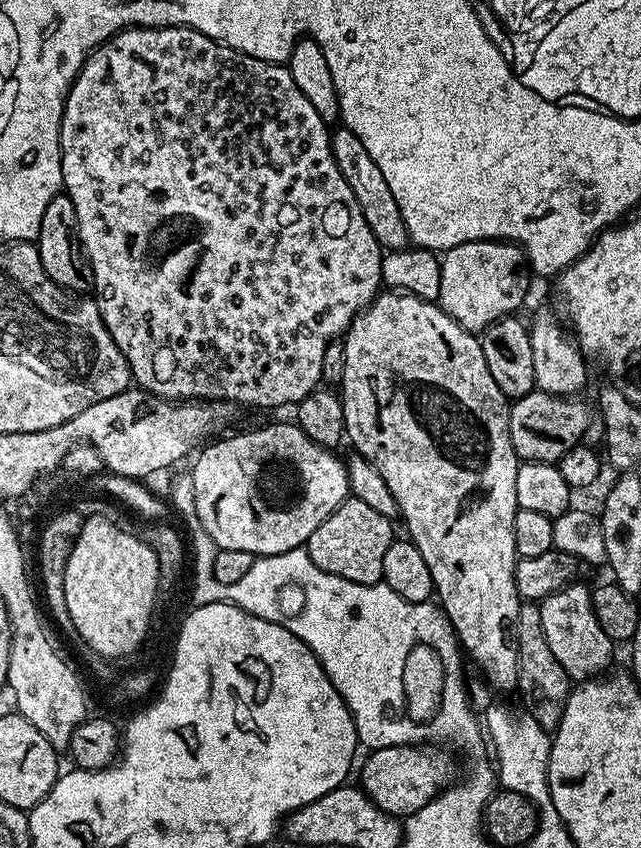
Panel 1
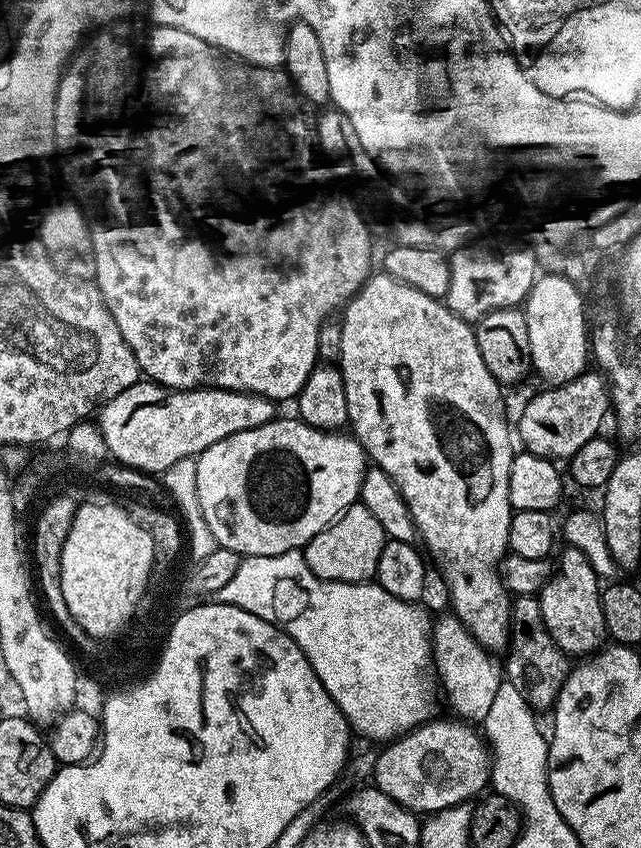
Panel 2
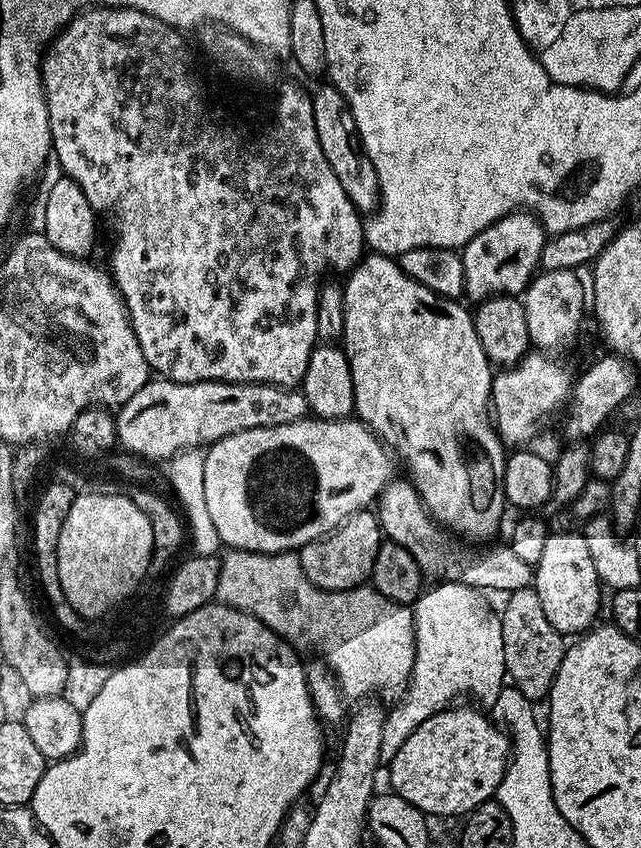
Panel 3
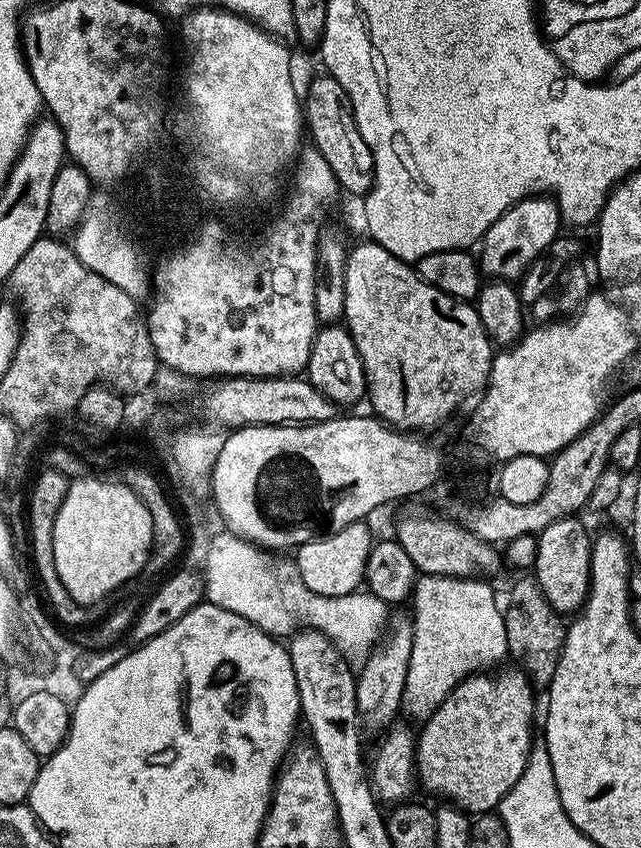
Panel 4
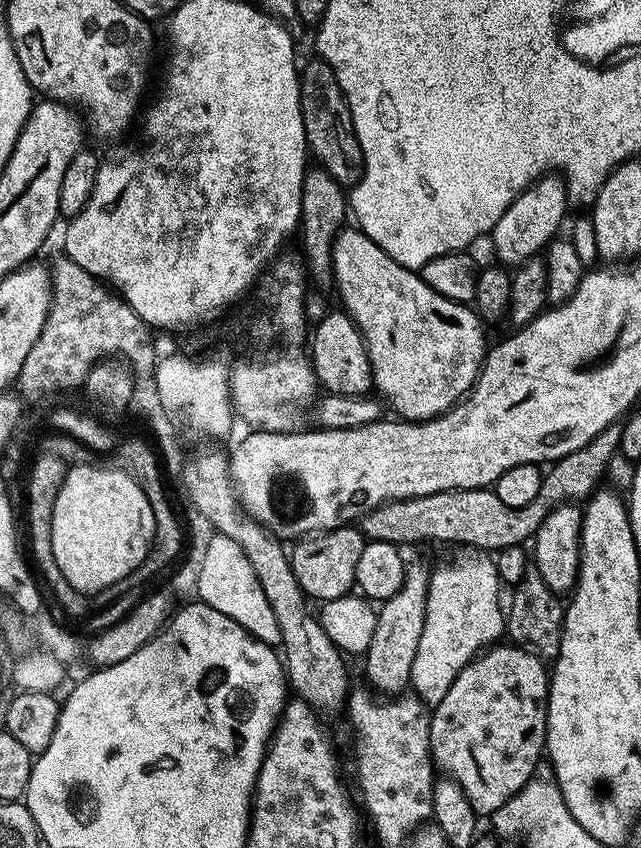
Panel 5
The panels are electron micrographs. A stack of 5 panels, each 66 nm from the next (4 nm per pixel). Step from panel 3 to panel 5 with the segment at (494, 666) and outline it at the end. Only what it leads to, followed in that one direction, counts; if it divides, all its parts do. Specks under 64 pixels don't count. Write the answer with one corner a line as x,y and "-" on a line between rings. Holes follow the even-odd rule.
487,551
461,552
464,552
461,556
454,557
430,575
426,626
422,626
422,638
418,638
418,655
414,657
410,685
411,691
429,706
442,702
460,671
506,632
502,600
500,604
502,585
496,574
495,559

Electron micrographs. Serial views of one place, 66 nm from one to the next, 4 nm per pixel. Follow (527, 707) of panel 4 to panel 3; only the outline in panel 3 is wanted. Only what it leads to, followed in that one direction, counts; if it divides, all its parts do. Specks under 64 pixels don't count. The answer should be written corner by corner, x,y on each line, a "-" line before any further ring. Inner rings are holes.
449,706
443,712
426,718
426,722
422,722
422,726
418,726
418,730
414,730
414,734
406,738
406,742
402,742
402,750
398,750
398,754
394,754
387,765
388,780
392,783
391,791
406,798
410,806
418,806
418,810
429,818
467,817
469,812
495,797
504,772
508,769
510,741
504,729
493,723
479,707
456,707
460,706

